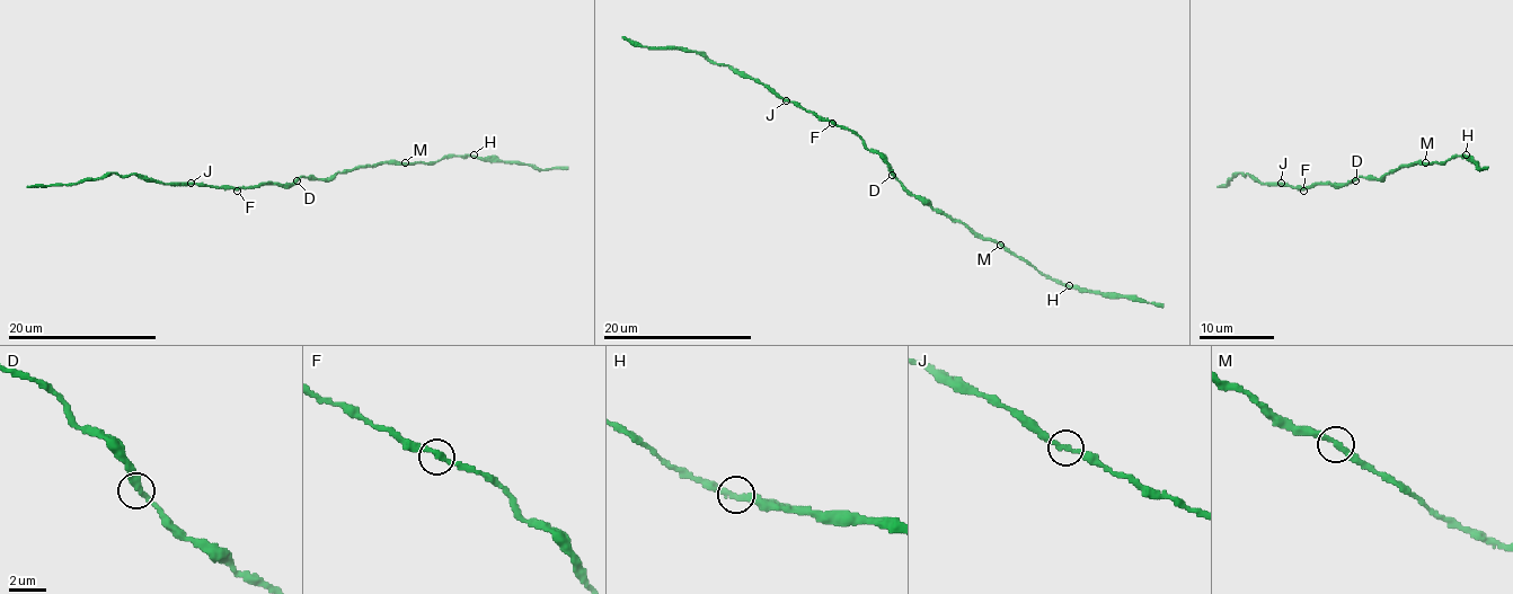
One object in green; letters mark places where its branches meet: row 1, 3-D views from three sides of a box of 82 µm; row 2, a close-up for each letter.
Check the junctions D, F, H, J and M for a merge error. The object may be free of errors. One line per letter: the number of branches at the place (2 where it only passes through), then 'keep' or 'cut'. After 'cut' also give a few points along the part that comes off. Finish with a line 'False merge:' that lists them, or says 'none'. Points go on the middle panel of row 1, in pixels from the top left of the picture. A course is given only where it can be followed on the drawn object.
D: 2 | keep
F: 2 | keep
H: 2 | keep
J: 2 | keep
M: 2 | keep
False merge: none

